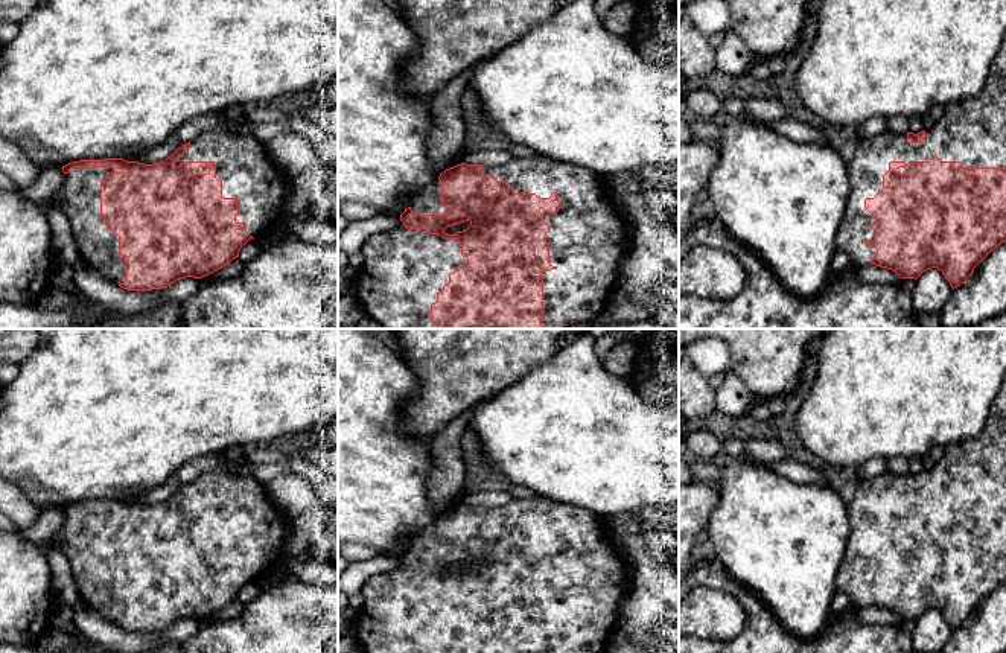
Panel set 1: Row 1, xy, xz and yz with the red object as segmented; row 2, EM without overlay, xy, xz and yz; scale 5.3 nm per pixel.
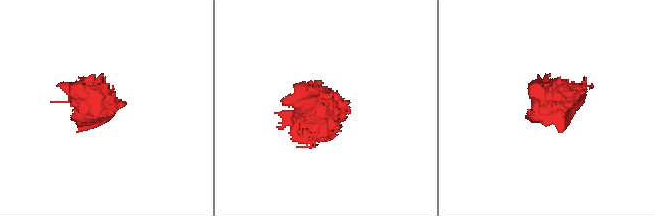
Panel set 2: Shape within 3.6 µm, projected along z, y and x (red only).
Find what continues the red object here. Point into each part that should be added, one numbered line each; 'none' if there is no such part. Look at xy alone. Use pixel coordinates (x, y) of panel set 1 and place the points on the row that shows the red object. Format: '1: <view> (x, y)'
1: xy (79, 197)

